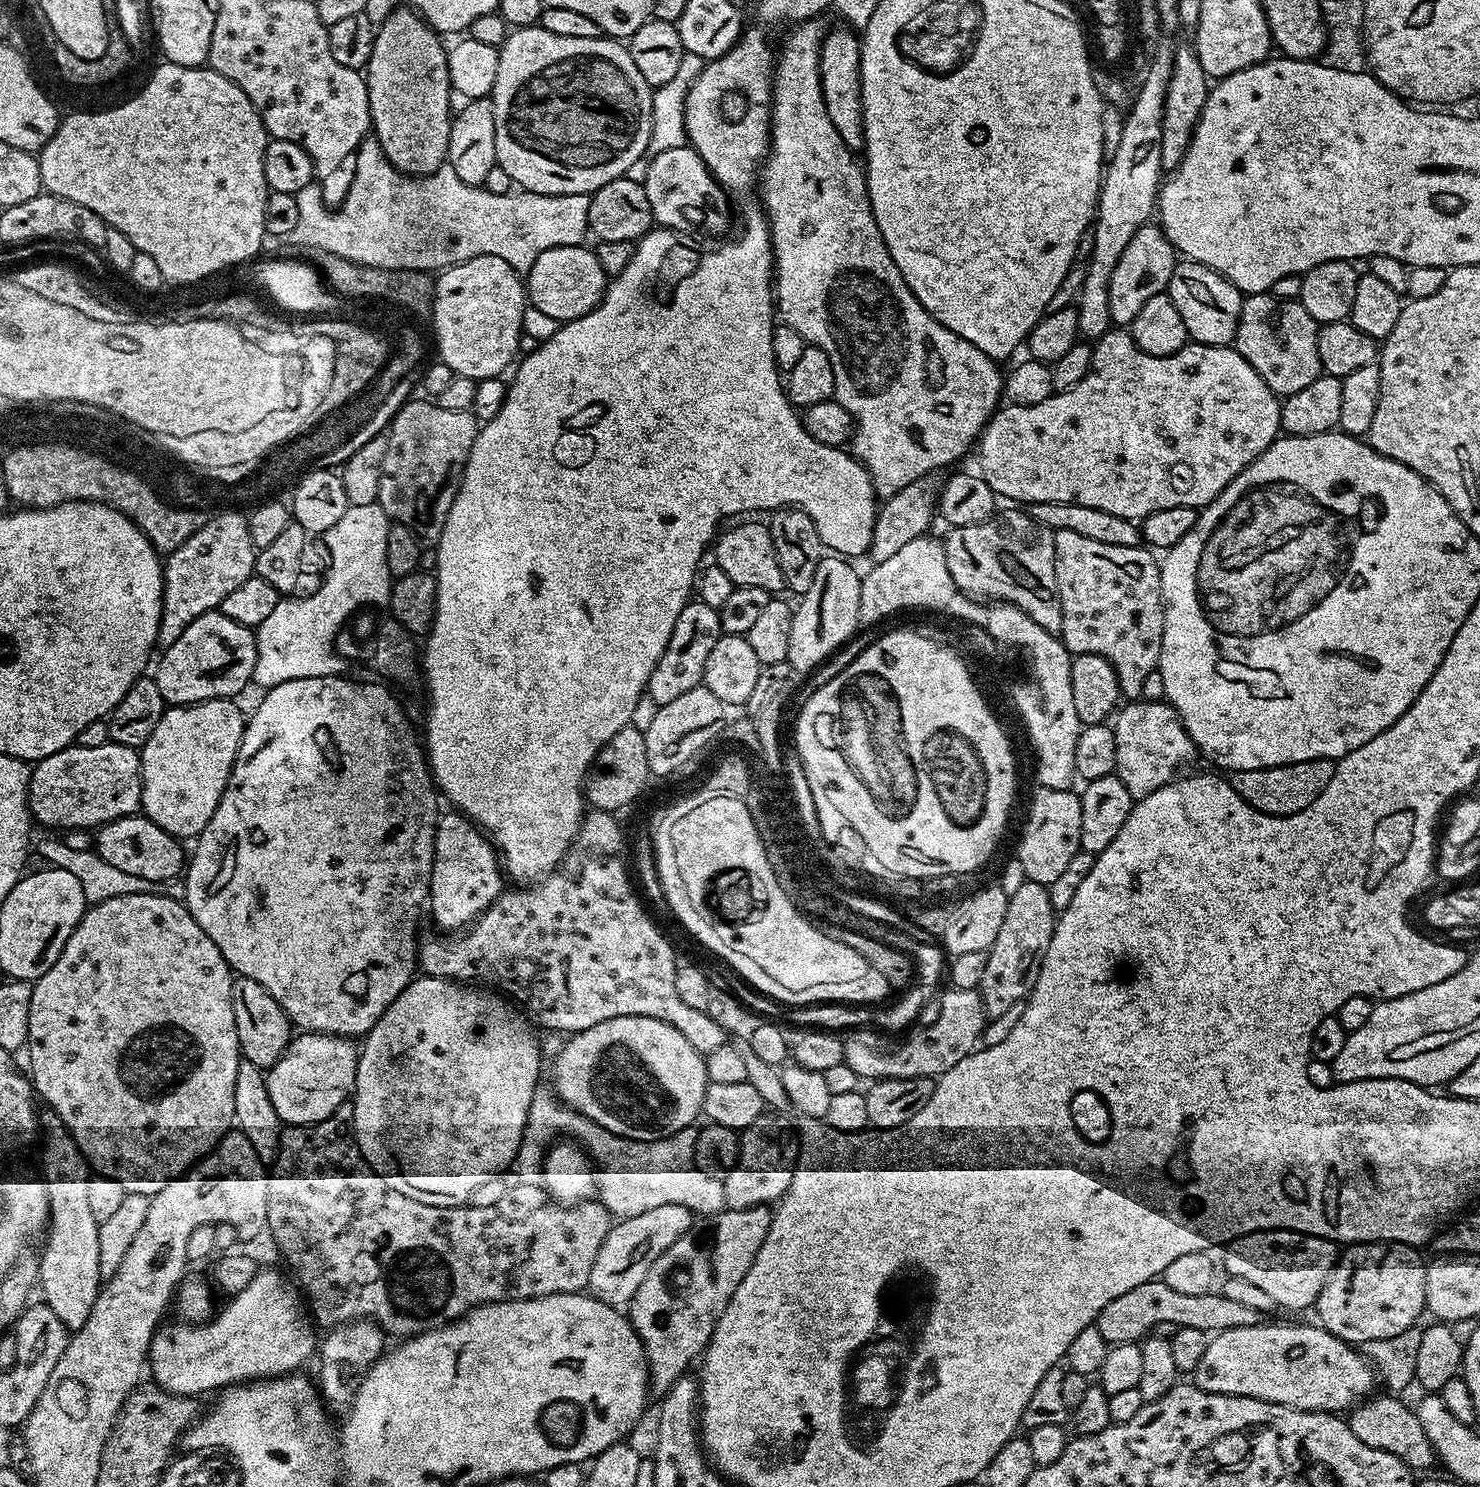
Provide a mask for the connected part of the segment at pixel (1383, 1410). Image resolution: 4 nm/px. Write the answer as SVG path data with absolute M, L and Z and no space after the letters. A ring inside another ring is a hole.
M1376 1395L1361 1399L1360 1403L1347 1413L1350 1430L1359 1440L1366 1442L1366 1446L1374 1446L1402 1458L1402 1462L1406 1462L1410 1469L1419 1470L1434 1464L1436 1452L1430 1446L1430 1438L1426 1438L1426 1430L1422 1430L1422 1422L1418 1422L1415 1411L1411 1407L1407 1408L1395 1395Z

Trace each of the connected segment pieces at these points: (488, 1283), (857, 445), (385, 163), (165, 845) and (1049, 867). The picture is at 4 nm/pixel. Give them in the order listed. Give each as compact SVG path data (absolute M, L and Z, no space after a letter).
M350 1102L317 1124L307 1126L288 1126L281 1131L280 1144L277 1146L275 1159L271 1161L268 1181L266 1182L266 1232L272 1235L276 1248L282 1259L288 1263L287 1271L291 1279L298 1285L311 1319L321 1329L331 1330L339 1324L347 1324L349 1320L373 1320L389 1337L407 1338L429 1332L432 1328L441 1328L459 1320L469 1308L477 1308L483 1304L506 1302L507 1300L529 1300L542 1298L550 1294L570 1294L584 1292L590 1282L590 1270L594 1270L594 1258L598 1258L598 1250L602 1250L602 1242L606 1242L606 1234L614 1223L599 1199L583 1200L581 1204L559 1204L552 1198L548 1189L536 1184L513 1183L502 1194L502 1199L491 1206L465 1206L462 1208L439 1208L426 1206L426 1202L414 1202L414 1198L406 1198L406 1194L398 1194L394 1186L390 1186L379 1174L369 1166L360 1146L356 1144L356 1133L352 1130L354 1106Z
M800 26L784 40L784 49L779 49L774 60L772 78L772 123L770 125L770 151L763 161L758 173L759 203L768 218L768 230L772 233L772 254L774 257L774 292L780 296L800 296L800 320L798 327L809 345L826 350L830 358L830 366L834 366L834 382L836 390L834 398L852 415L854 431L850 441L850 451L872 475L873 481L898 480L907 482L922 479L929 474L936 474L939 468L960 460L968 452L968 447L977 443L984 431L984 425L992 419L1002 400L1002 372L999 372L997 361L990 359L978 346L966 342L958 334L946 330L939 324L914 298L910 286L902 278L898 266L894 266L894 258L890 258L890 250L886 250L886 242L882 238L882 230L878 230L878 222L874 222L874 214L868 197L868 183L864 181L864 169L851 148L842 142L834 122L830 122L830 114L826 112L822 98L822 82L820 81L820 46L822 32L812 26Z
M365 138L363 142L360 143L359 148L357 148L354 153L354 164L355 160L356 169L352 172L352 181L348 184L348 193L345 194L344 201L341 202L340 209L338 209L337 212L327 212L327 210L324 209L324 196L320 193L319 183L310 183L302 190L295 192L294 195L298 202L298 226L294 226L291 239L293 241L297 240L297 245L299 245L300 248L321 248L322 250L330 250L330 254L338 254L350 262L358 262L366 266L374 266L375 268L418 270L419 272L427 272L429 274L435 273L437 270L443 270L454 264L461 264L464 261L469 261L470 258L492 256L510 263L512 269L524 276L533 268L534 262L537 261L538 256L543 251L553 249L554 246L583 245L585 243L584 236L585 233L588 232L589 194L547 196L546 194L534 194L533 192L525 192L523 190L513 191L507 196L503 196L502 194L490 194L482 186L462 182L462 178L458 178L458 174L454 174L454 170L446 162L441 164L438 170L434 170L428 176L410 176L403 172L399 172L398 169L385 158L382 146L375 138Z
M143 814L123 816L109 824L101 824L94 832L94 851L104 862L134 874L135 877L149 879L158 884L179 877L186 868L186 848L177 837L172 836L162 826L149 820Z
M1063 788L1035 789L1032 805L1028 808L1028 821L1024 824L1024 833L1020 836L1018 859L1027 879L1045 886L1054 883L1066 871L1070 858L1081 851L1080 831L1082 830L1082 806L1075 791Z

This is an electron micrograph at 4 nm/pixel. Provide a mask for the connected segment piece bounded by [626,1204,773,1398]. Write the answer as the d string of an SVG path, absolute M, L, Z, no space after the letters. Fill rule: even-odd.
M759 1204L758 1206L750 1206L746 1210L725 1208L722 1212L703 1217L699 1222L693 1223L692 1229L686 1234L682 1234L682 1238L678 1238L678 1242L674 1242L674 1246L670 1246L670 1250L666 1250L661 1256L654 1258L654 1266L650 1266L650 1270L646 1270L646 1278L642 1278L642 1286L638 1286L638 1290L634 1293L634 1298L626 1305L626 1315L628 1321L632 1324L632 1328L638 1334L638 1338L644 1347L644 1356L648 1359L648 1386L653 1397L663 1398L672 1389L674 1382L678 1382L685 1376L689 1371L688 1367L695 1360L697 1363L703 1357L704 1350L708 1347L714 1334L714 1326L718 1322L718 1318L726 1310L730 1298L736 1295L738 1282L742 1282L746 1278L746 1274L752 1271L752 1263L758 1254L758 1250L762 1250L762 1242L768 1240L772 1214L773 1209L769 1205Z

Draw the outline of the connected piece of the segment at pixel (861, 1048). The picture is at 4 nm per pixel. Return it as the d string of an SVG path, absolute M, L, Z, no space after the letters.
M949 987L947 991L940 1000L940 1013L925 1028L913 1027L901 1044L895 1044L892 1041L895 1039L889 1038L875 1027L851 1029L843 1037L843 1064L850 1066L850 1070L854 1070L854 1074L858 1074L864 1082L890 1078L939 1078L954 1070L954 1066L958 1066L962 1058L977 1051L984 1034L986 1017L984 1003L977 989Z

